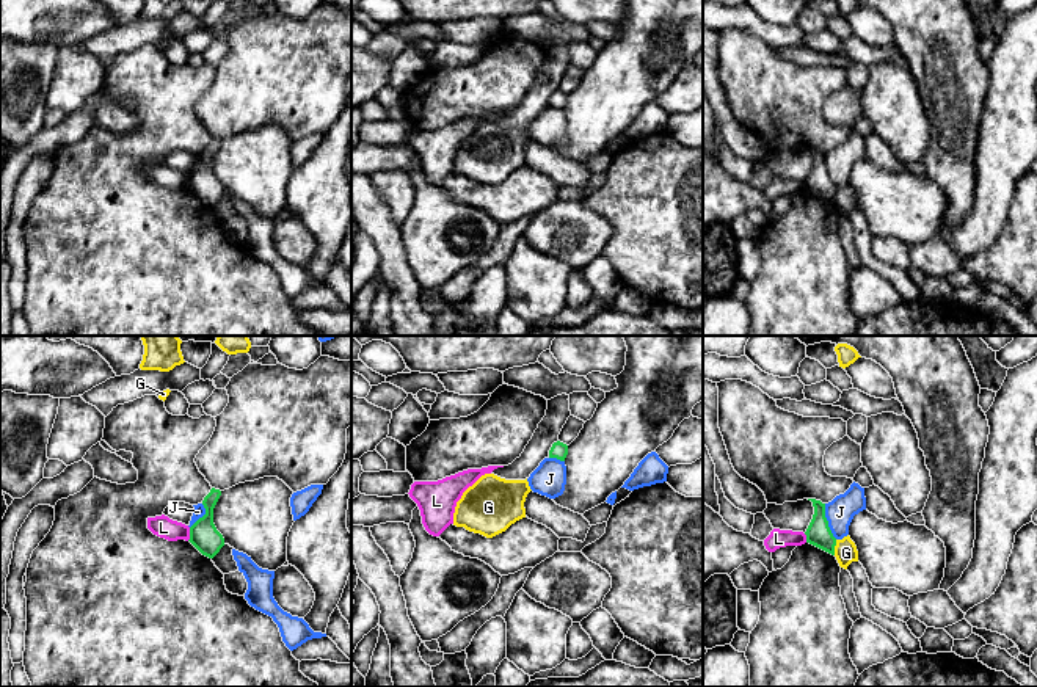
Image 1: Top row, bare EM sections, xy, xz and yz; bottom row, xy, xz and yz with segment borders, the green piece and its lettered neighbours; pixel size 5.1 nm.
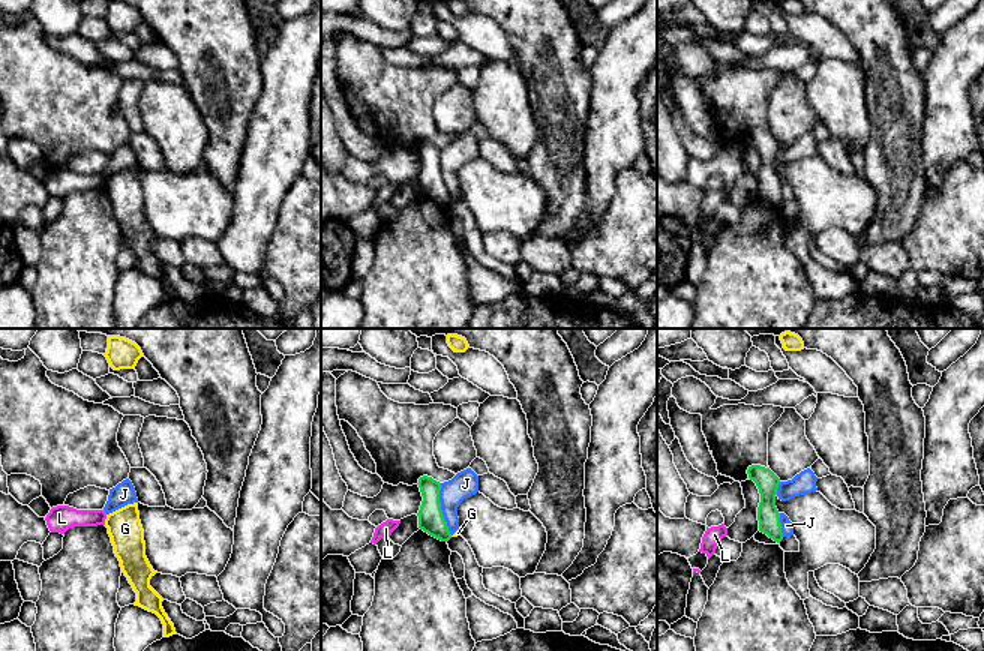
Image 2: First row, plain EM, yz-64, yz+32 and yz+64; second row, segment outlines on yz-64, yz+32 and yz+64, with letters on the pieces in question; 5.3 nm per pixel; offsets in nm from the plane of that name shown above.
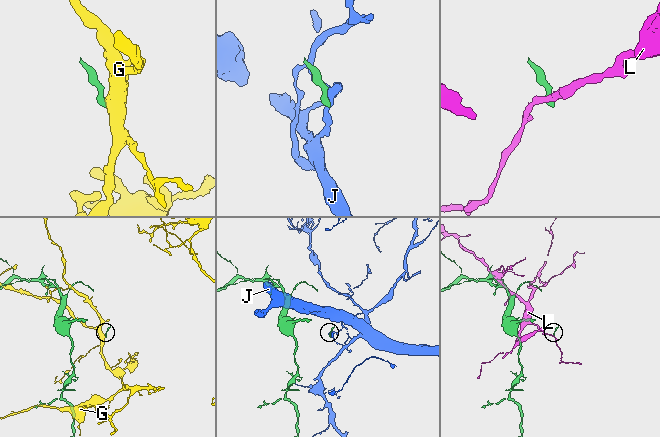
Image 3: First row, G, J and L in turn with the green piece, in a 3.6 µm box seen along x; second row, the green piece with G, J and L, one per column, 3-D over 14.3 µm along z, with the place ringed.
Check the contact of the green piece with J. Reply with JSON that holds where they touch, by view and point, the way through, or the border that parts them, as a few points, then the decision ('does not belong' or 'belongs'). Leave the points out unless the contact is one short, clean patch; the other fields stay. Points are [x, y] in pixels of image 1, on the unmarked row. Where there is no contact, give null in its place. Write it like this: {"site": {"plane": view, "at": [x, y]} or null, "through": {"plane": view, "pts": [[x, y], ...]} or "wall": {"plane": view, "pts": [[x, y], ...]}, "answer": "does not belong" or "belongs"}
{"site": {"plane": "yz", "at": [827, 170]}, "wall": {"plane": "yz", "pts": [[824, 152], [827, 174], [836, 187]]}, "answer": "does not belong"}

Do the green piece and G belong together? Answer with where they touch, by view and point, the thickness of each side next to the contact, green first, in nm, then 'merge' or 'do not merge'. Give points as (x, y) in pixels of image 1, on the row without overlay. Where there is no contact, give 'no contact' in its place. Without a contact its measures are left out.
contact yz (833, 196); calibres 130 and 120 nm; do not merge

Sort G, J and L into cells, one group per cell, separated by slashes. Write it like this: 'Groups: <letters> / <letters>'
Groups: G / J / L

